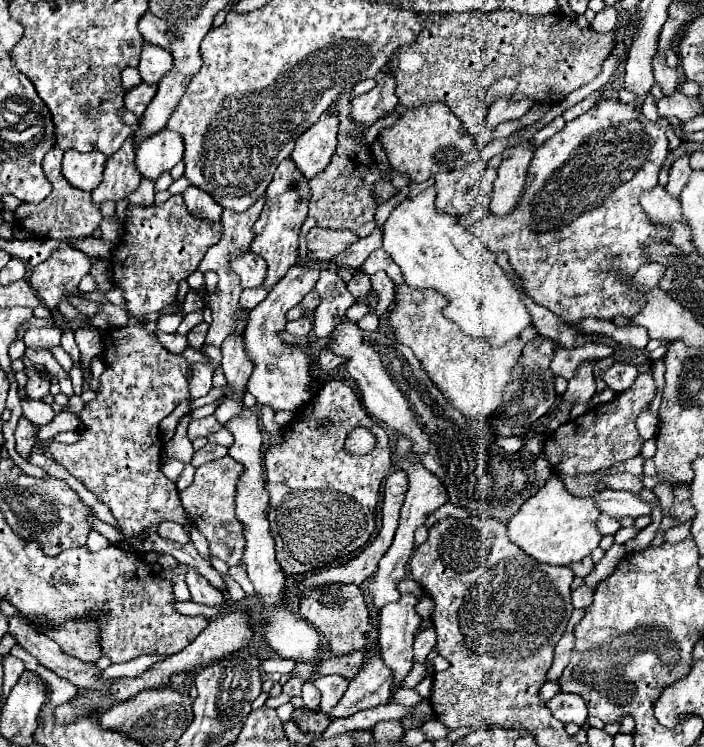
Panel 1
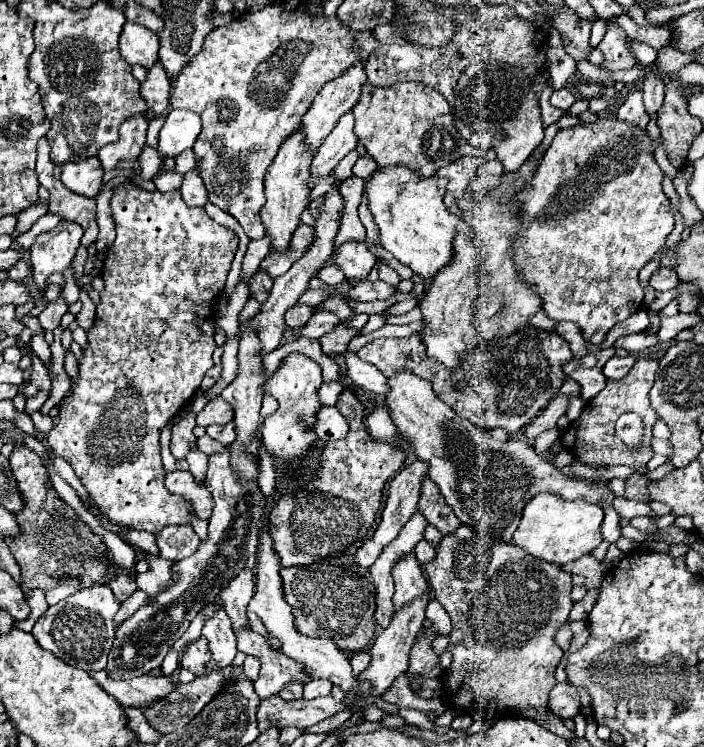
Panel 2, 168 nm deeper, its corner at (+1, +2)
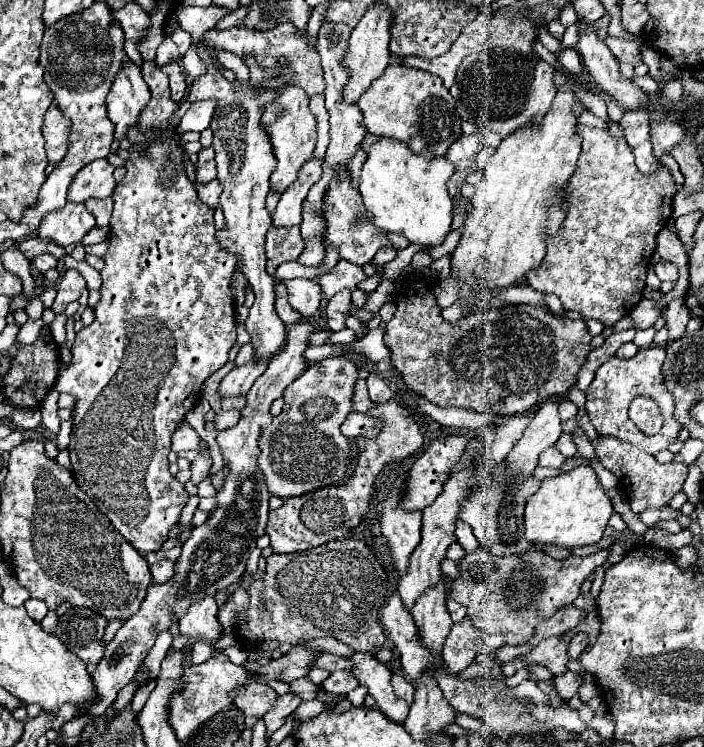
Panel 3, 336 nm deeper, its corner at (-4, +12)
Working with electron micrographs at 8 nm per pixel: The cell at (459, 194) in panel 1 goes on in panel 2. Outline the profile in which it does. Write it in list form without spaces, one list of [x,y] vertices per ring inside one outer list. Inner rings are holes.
[[[465,156],[445,168],[437,170],[437,176],[445,176],[449,180],[447,190],[445,190],[445,204],[457,204],[465,194],[469,184],[477,178],[477,170],[483,164],[483,158],[473,158],[473,156]]]

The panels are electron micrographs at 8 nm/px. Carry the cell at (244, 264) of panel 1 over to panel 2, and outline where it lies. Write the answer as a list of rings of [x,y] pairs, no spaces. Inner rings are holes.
[[[257,270],[255,274],[249,276],[247,284],[249,284],[249,292],[251,292],[251,296],[257,298],[257,300],[263,304],[263,302],[267,300],[267,296],[269,296],[271,286],[273,286],[273,278],[271,278],[265,270]]]

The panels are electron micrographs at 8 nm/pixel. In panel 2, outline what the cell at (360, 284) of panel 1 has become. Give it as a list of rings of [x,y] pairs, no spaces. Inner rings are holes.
[[[347,242],[339,248],[335,264],[349,280],[367,280],[377,258],[367,250],[363,242]]]

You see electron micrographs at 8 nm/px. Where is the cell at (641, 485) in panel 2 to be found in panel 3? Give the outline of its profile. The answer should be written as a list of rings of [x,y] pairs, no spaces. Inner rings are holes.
[[[598,436],[592,440],[592,446],[596,450],[596,456],[600,458],[602,466],[616,474],[620,484],[626,490],[628,502],[632,512],[644,512],[646,508],[666,508],[670,498],[682,490],[682,484],[688,476],[688,466],[680,462],[670,462],[670,464],[660,464],[656,462],[654,456],[646,454],[642,448],[616,440],[614,436]]]

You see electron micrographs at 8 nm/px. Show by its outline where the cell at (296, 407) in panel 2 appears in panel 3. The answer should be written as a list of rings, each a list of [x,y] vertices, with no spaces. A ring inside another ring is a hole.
[[[346,356],[326,358],[318,364],[312,364],[308,370],[302,372],[286,390],[284,390],[284,410],[260,432],[258,448],[258,468],[264,474],[264,482],[268,484],[268,492],[278,498],[294,498],[308,492],[314,492],[324,486],[336,486],[344,482],[346,470],[352,460],[352,448],[348,438],[340,432],[346,416],[354,412],[352,408],[352,394],[354,384],[358,380],[358,368]]]

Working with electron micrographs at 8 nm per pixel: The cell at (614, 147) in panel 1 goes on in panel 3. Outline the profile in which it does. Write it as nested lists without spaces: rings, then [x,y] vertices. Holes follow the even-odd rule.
[[[578,126],[582,138],[582,152],[578,166],[566,188],[566,220],[556,232],[548,232],[548,250],[542,264],[528,272],[526,280],[540,292],[556,294],[564,310],[576,310],[582,318],[596,318],[604,326],[616,324],[628,316],[632,308],[642,300],[646,286],[646,270],[650,256],[656,248],[656,234],[666,226],[672,214],[672,198],[676,188],[670,172],[662,166],[654,174],[642,174],[634,164],[634,154],[624,138],[612,138],[608,130]]]

